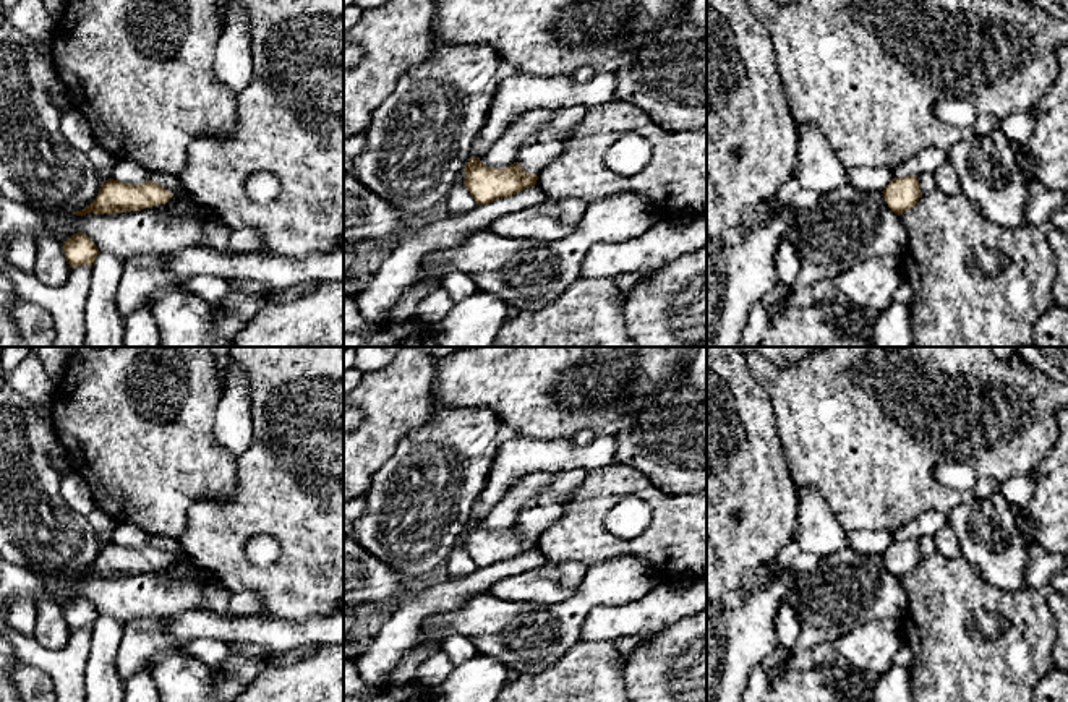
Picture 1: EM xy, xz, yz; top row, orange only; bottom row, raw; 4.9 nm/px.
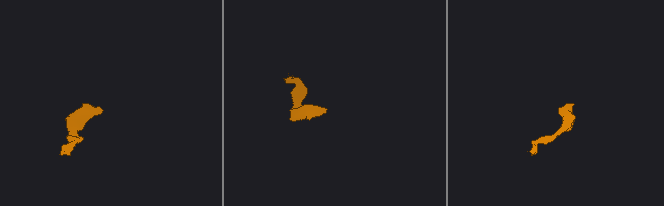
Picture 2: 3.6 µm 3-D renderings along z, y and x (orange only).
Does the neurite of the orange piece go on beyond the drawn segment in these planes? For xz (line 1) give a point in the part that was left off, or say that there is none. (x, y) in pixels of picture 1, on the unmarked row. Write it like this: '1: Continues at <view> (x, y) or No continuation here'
1: No continuation here

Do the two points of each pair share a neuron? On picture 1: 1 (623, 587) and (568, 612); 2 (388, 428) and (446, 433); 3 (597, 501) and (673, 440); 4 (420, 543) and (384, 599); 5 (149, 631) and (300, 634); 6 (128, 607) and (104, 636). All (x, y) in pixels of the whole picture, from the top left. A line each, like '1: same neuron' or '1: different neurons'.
1: same neuron
2: different neurons
3: different neurons
4: different neurons
5: same neuron
6: different neurons

